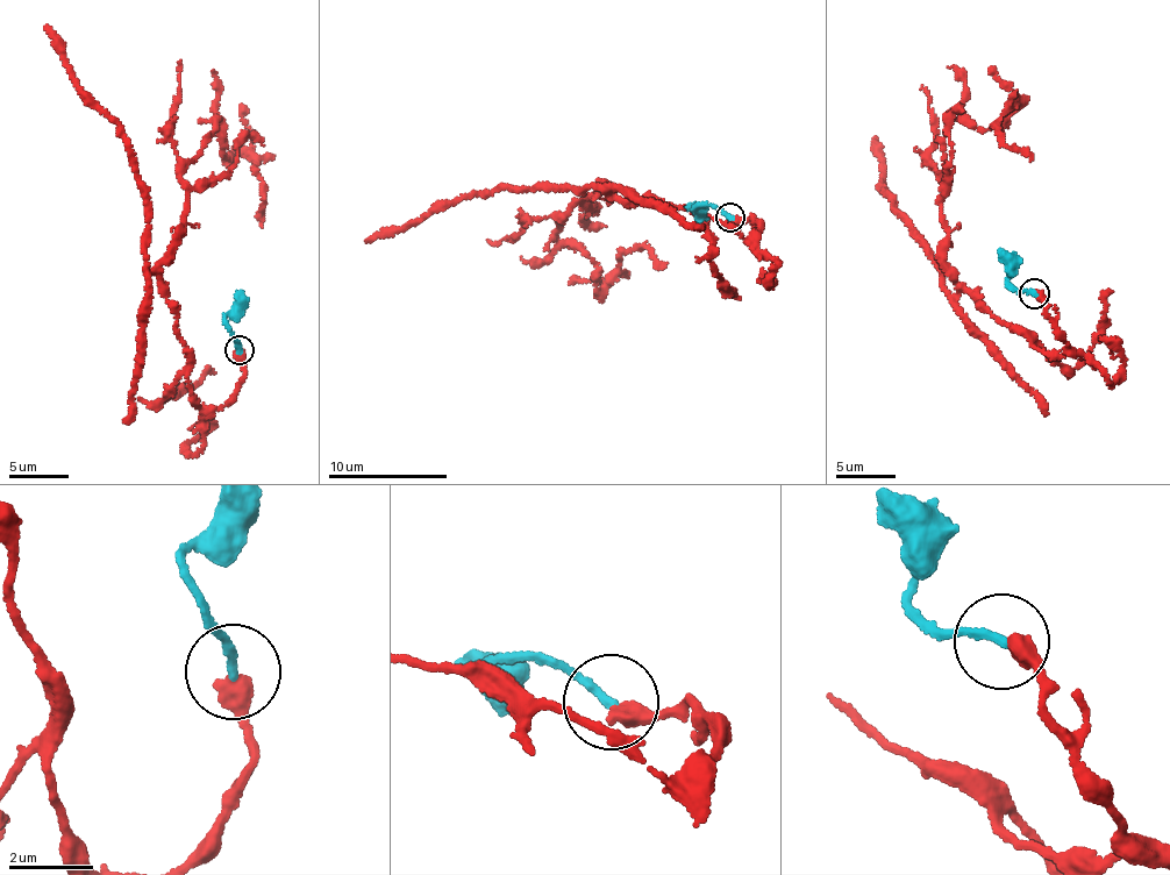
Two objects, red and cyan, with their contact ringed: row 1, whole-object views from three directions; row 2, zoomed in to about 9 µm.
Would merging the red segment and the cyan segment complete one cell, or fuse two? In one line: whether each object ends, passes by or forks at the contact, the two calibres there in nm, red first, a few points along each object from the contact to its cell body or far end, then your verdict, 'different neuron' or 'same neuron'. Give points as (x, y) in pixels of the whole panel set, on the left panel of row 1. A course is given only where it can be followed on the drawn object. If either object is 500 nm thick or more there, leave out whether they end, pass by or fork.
red ends | cyan ends | 480/200 nm | red via (241, 349), (235, 396), (195, 406), (162, 264), (180, 168), (219, 121), (227, 159), (254, 163), (262, 227) | cyan via (239, 349), (223, 319), (243, 291) | different neuron

